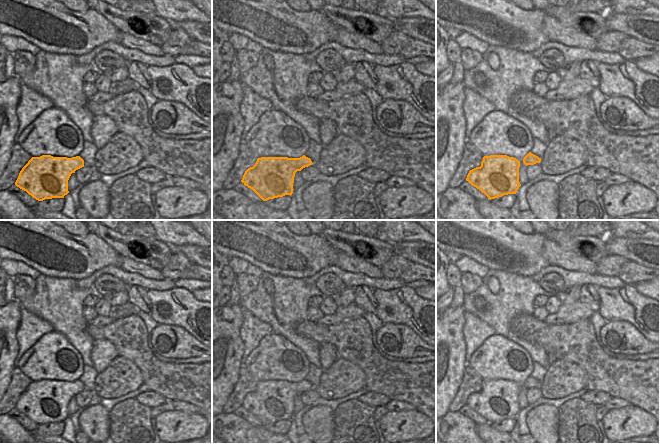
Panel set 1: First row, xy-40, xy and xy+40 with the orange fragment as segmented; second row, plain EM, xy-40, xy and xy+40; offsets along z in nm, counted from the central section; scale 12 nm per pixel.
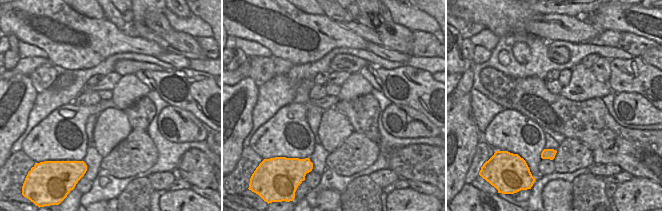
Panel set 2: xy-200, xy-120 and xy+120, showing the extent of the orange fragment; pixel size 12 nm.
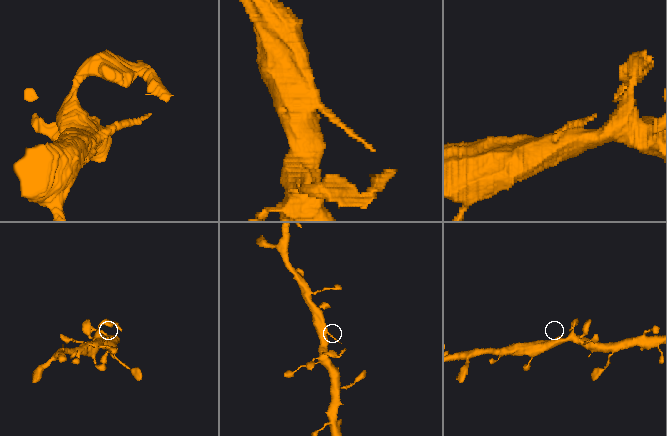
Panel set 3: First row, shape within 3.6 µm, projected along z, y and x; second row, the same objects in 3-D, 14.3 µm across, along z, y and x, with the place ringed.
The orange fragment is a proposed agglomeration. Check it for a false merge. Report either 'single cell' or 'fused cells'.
single cell

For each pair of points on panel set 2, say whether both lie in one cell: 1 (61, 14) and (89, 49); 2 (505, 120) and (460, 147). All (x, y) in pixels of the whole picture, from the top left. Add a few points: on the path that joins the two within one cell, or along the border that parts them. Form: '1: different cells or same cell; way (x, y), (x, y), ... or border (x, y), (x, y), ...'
1: same cell; way (71, 24), (78, 30), (85, 31), (90, 39)
2: different cells; border (479, 135), (481, 139)

